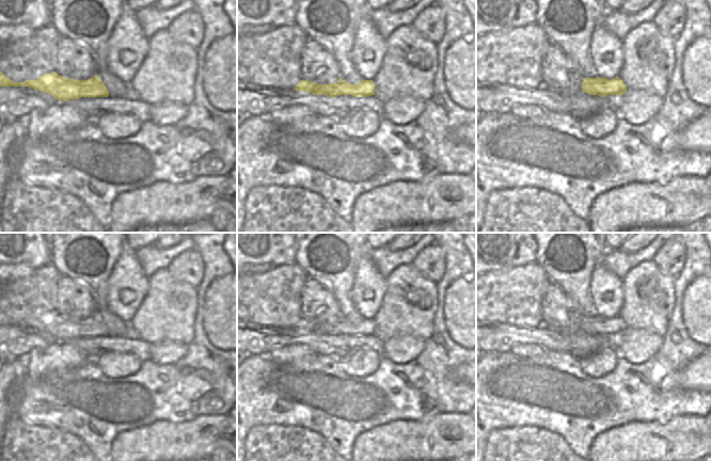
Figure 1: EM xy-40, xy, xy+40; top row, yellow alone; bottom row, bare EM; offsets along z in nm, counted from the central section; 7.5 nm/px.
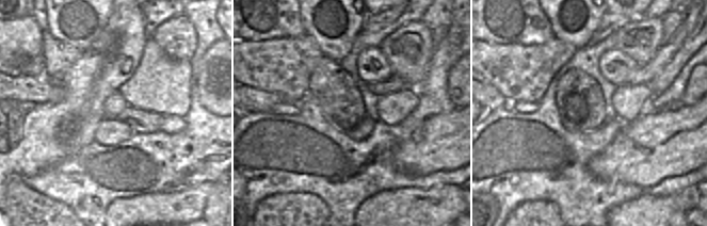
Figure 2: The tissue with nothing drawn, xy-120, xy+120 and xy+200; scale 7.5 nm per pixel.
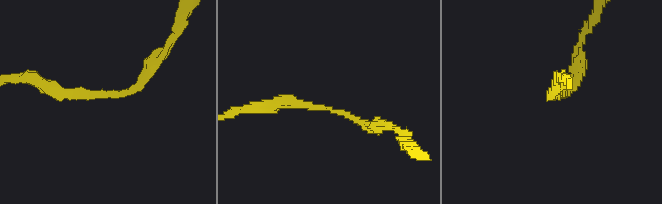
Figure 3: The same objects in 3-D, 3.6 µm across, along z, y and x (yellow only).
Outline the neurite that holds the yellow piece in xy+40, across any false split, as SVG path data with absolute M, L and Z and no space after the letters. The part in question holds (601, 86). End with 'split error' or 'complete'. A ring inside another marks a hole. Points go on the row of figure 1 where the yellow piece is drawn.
M617 76L611 80L606 78L584 78L582 81L582 92L589 95L598 95L601 98L606 95L621 95L627 91L622 80Z | complete

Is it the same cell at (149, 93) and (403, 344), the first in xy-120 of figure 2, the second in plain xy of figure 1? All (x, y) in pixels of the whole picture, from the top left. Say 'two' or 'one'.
two

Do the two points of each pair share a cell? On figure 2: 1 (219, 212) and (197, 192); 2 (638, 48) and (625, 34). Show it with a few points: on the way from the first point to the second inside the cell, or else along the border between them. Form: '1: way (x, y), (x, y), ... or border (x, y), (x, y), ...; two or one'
1: border (214, 183), (206, 199), (203, 214); two
2: way (636, 45), (628, 37); one

